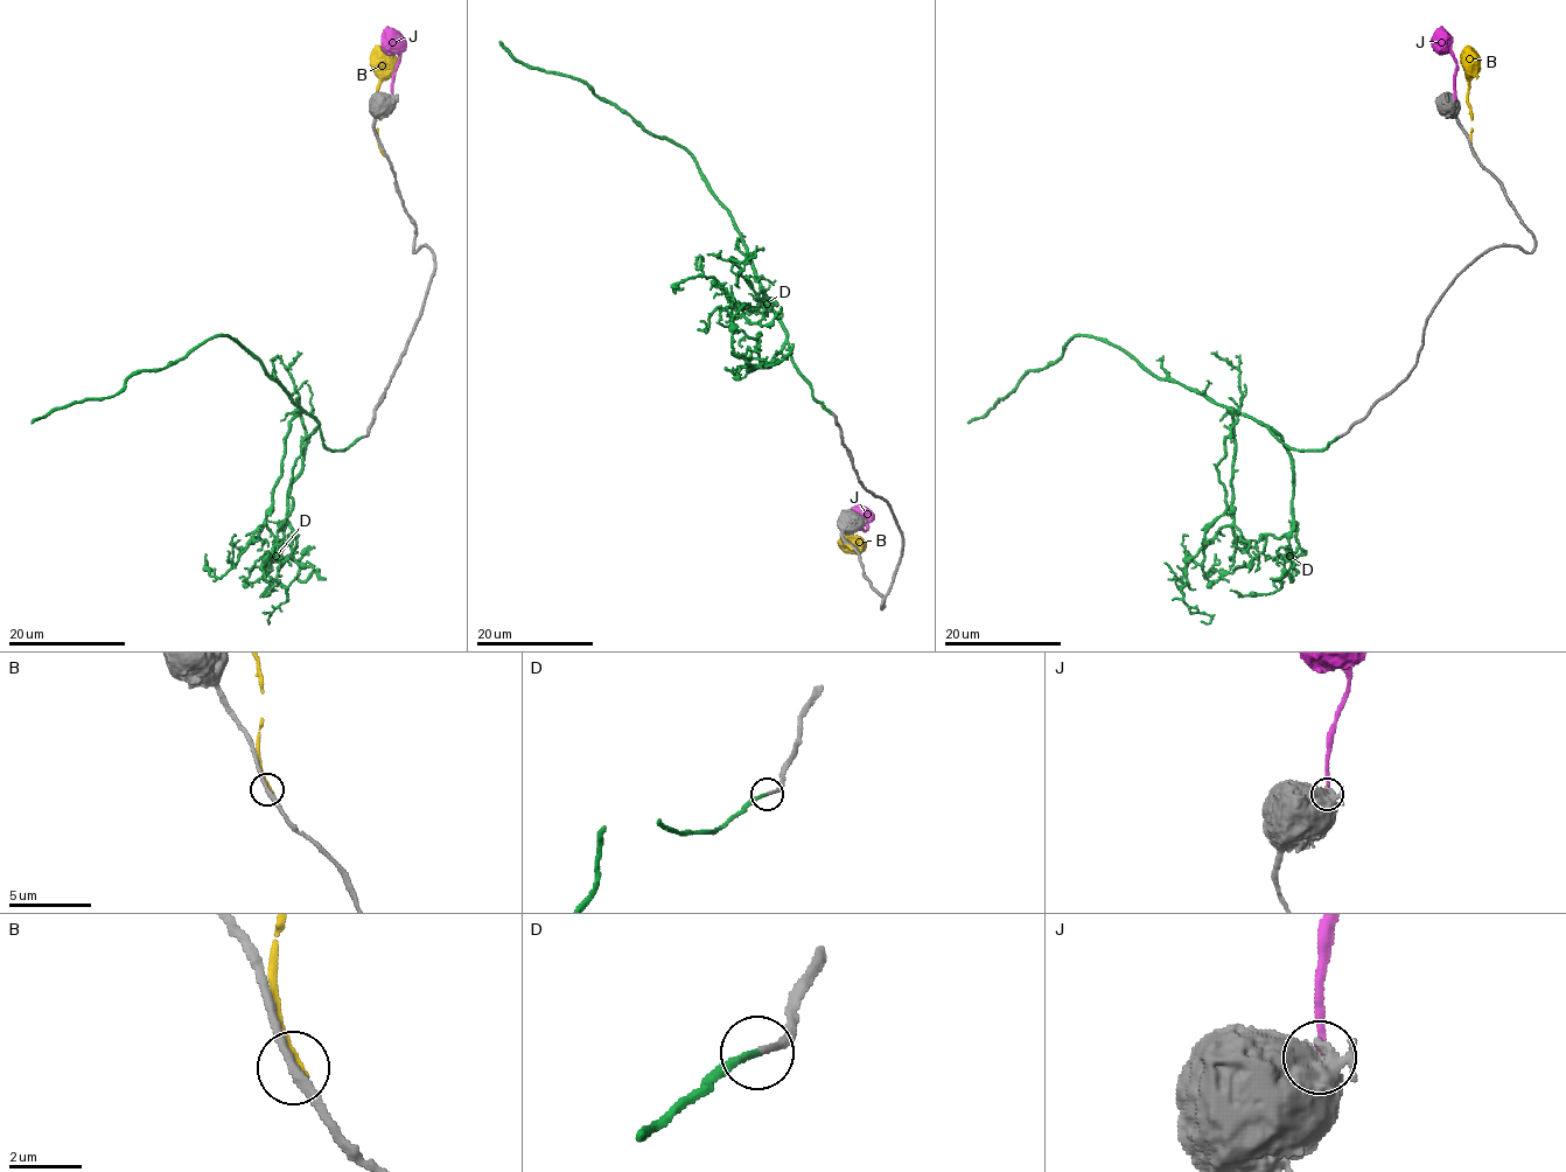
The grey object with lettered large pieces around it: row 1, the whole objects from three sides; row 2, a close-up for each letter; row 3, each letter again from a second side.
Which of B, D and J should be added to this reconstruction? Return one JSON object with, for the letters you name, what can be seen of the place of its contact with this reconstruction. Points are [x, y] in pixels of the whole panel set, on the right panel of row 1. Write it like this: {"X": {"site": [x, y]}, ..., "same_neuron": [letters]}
{"D": {"site": [1339, 437]}, "same_neuron": ["D"]}

